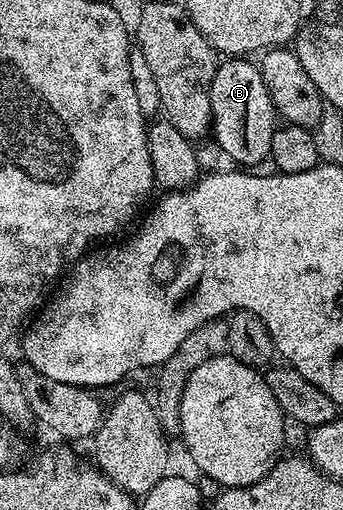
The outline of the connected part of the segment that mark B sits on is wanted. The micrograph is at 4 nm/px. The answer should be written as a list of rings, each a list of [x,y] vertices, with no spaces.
[[[243,57],[220,62],[211,86],[211,131],[215,143],[232,159],[232,164],[254,168],[254,163],[267,163],[277,126],[275,106],[263,80],[262,70]]]

